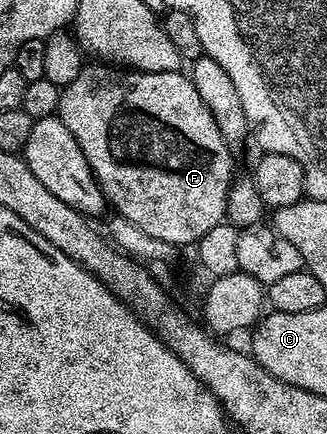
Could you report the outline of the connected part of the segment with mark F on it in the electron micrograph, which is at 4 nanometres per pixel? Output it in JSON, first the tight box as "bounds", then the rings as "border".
{"bounds":[59,65,237,245],"border":[[[85,65],[74,81],[59,93],[59,120],[73,133],[89,169],[95,174],[107,197],[108,204],[133,225],[145,229],[149,237],[178,245],[198,244],[209,229],[224,222],[227,214],[227,199],[231,196],[231,185],[237,178],[235,159],[231,156],[232,144],[223,140],[213,113],[205,109],[201,93],[191,84],[186,74],[149,73],[120,69],[115,65]]]}

